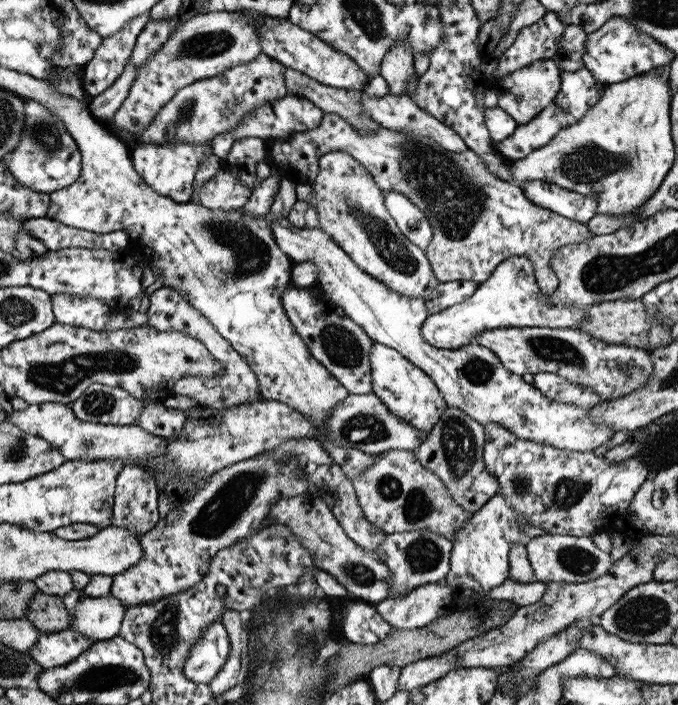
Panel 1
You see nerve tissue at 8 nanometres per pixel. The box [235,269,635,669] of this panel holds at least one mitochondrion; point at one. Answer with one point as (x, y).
(459, 443)

